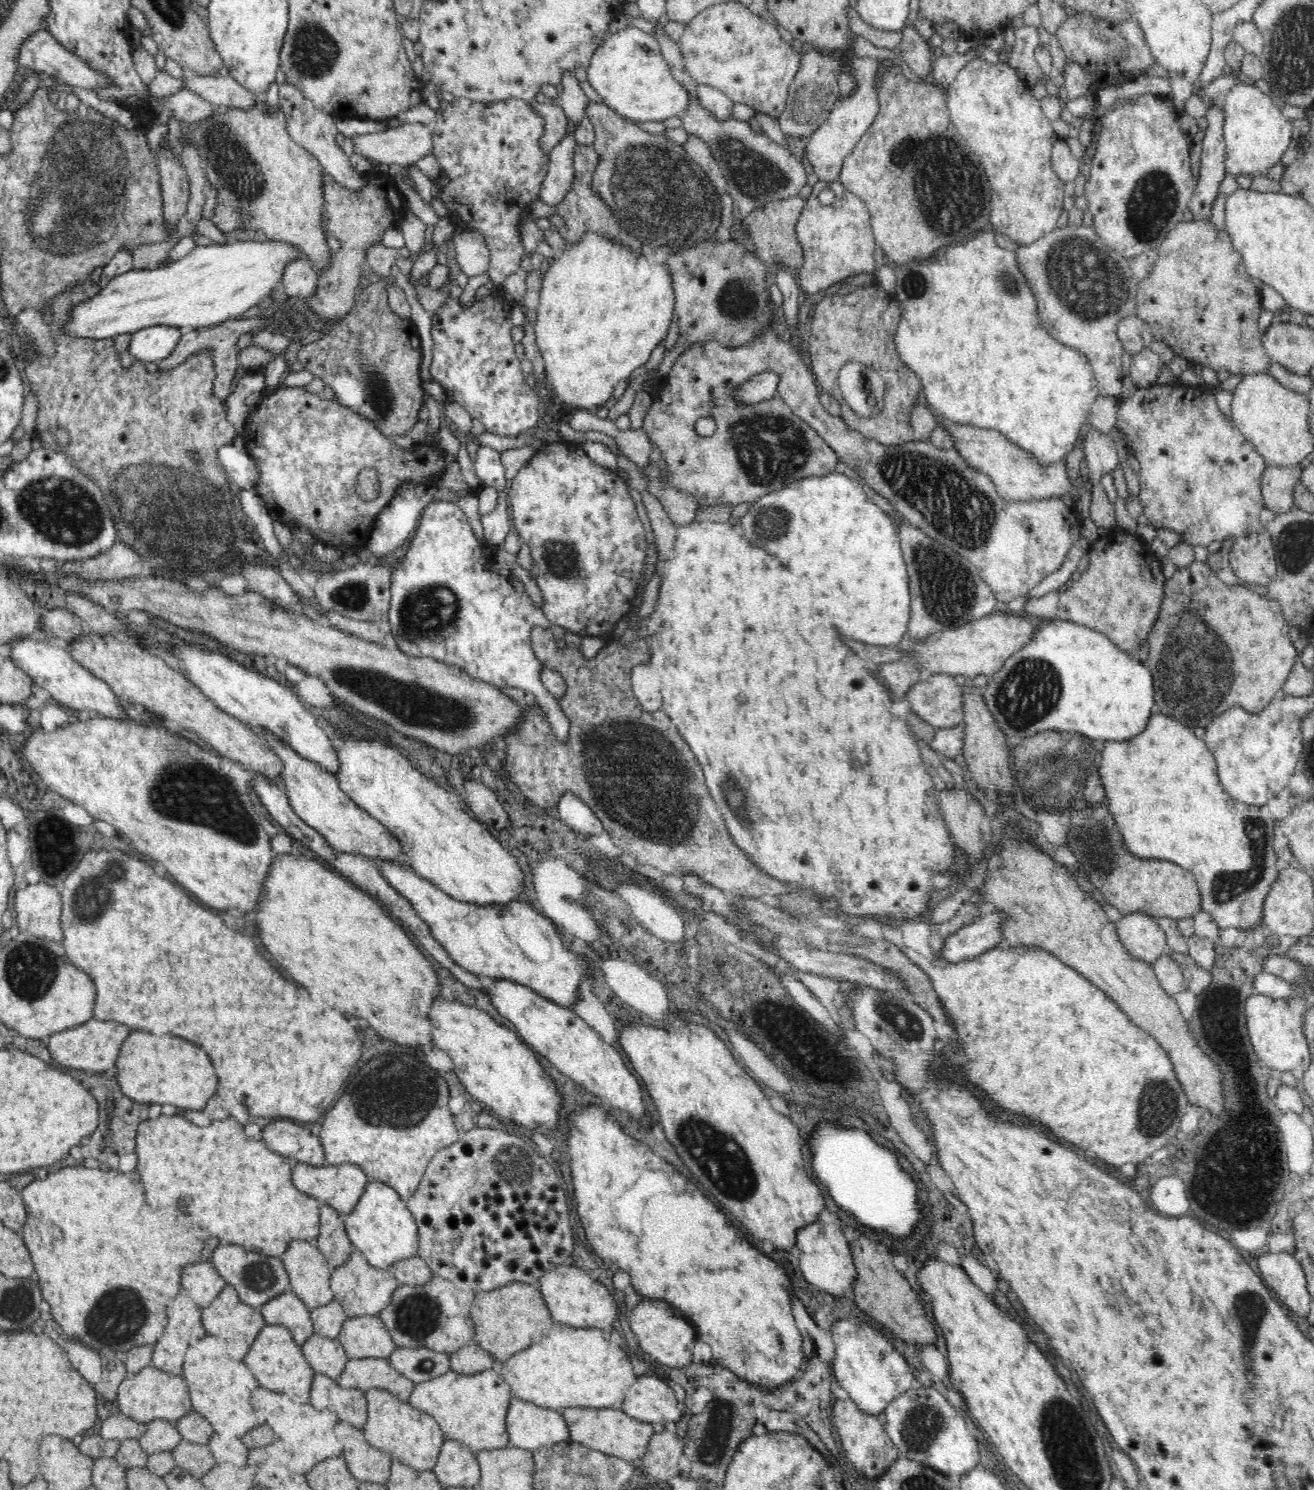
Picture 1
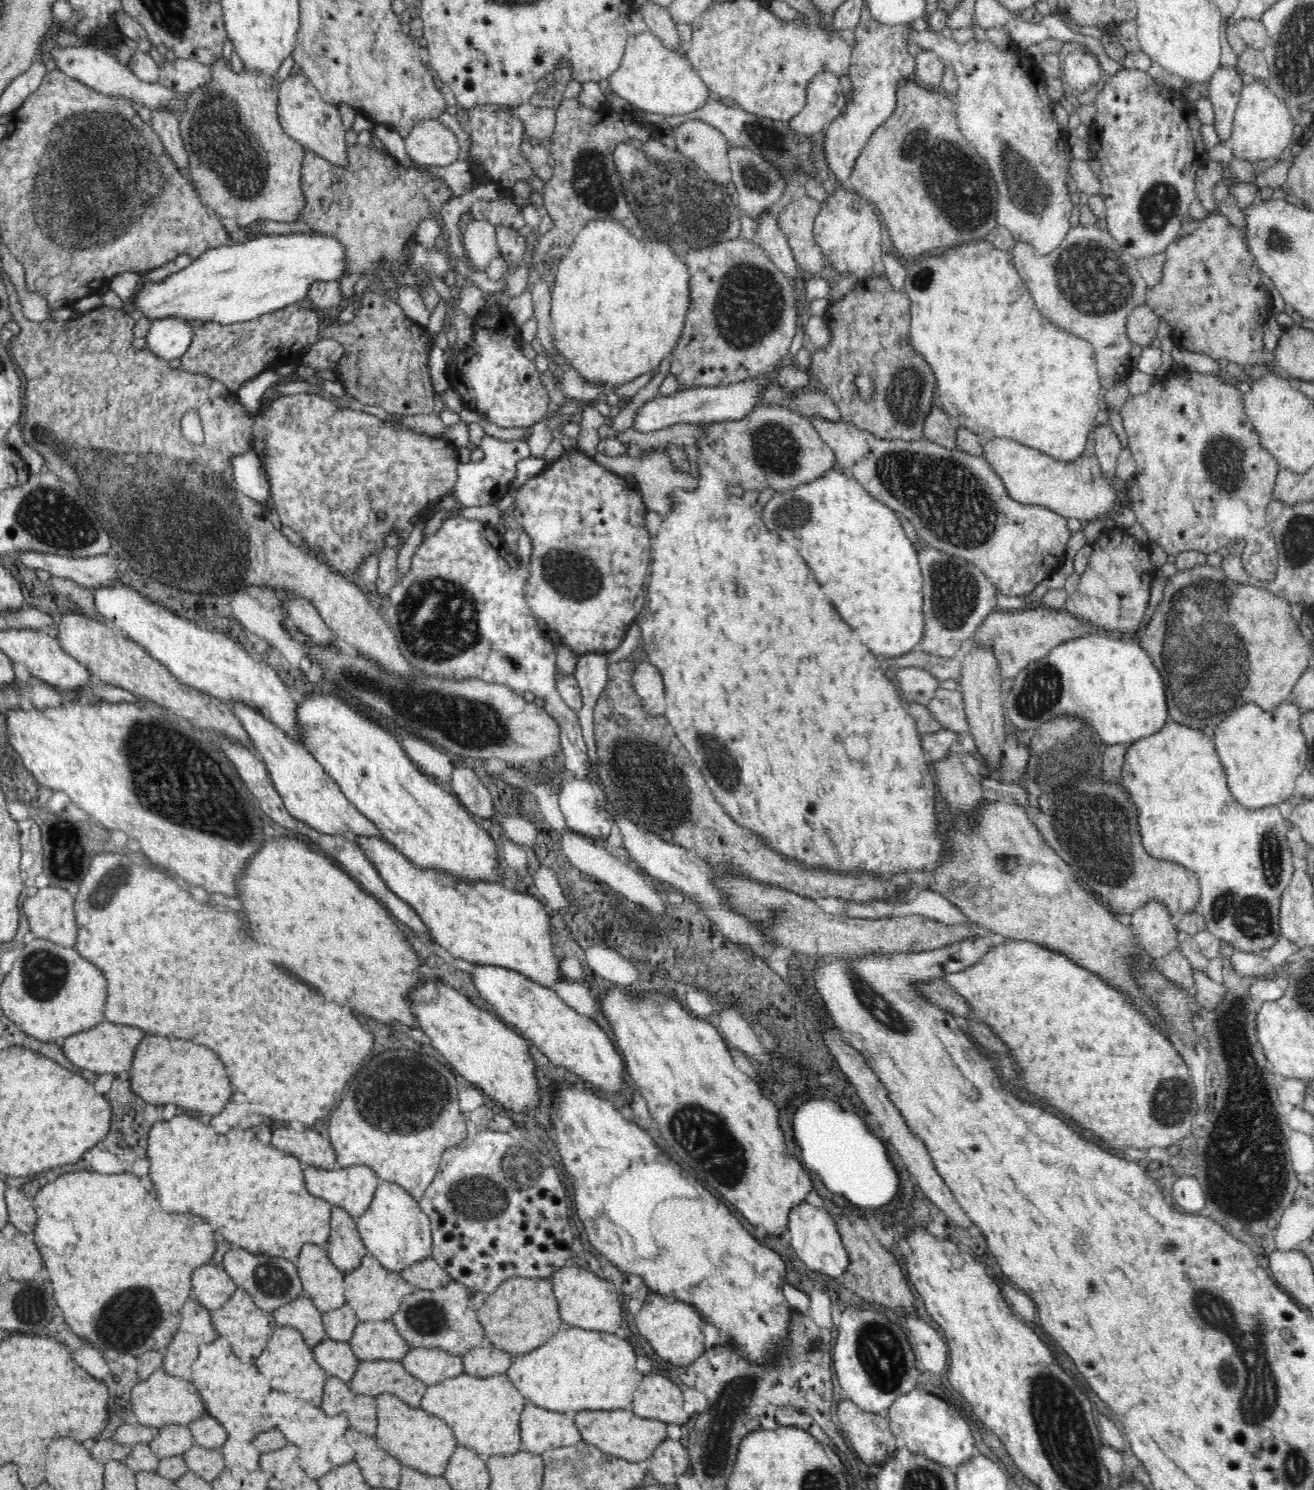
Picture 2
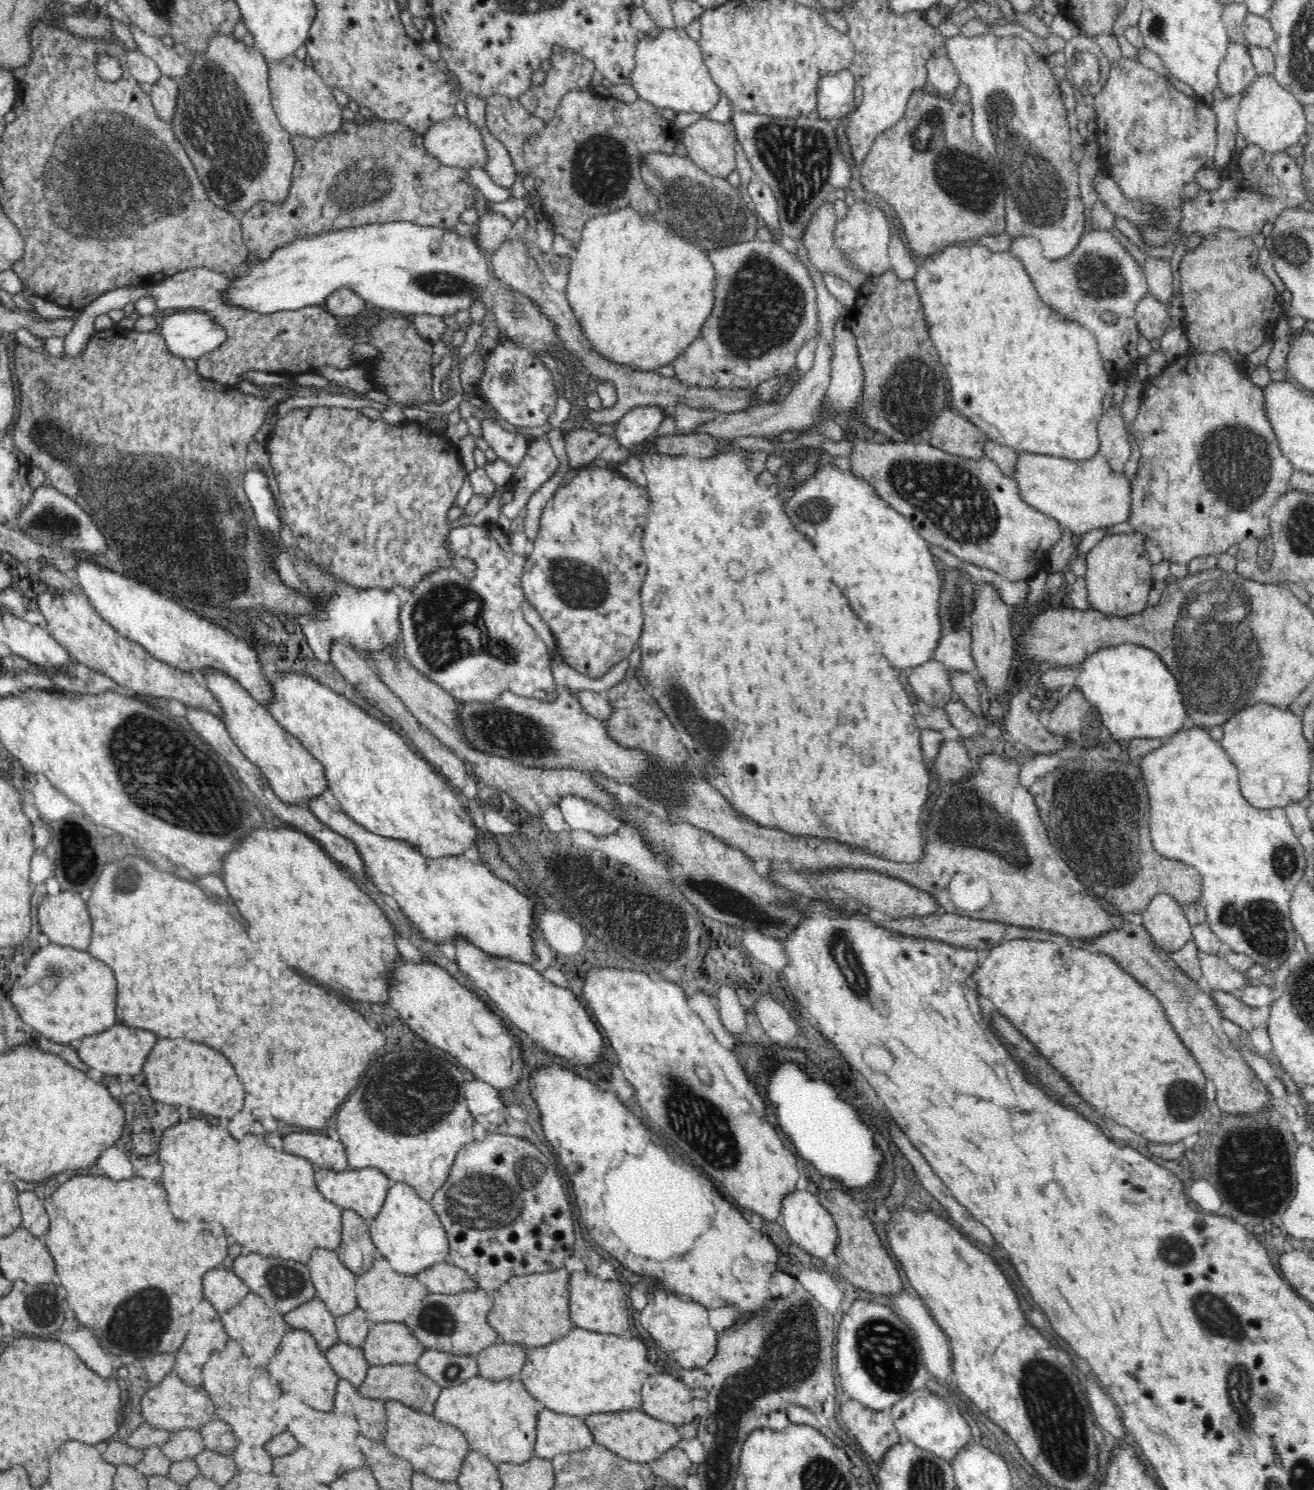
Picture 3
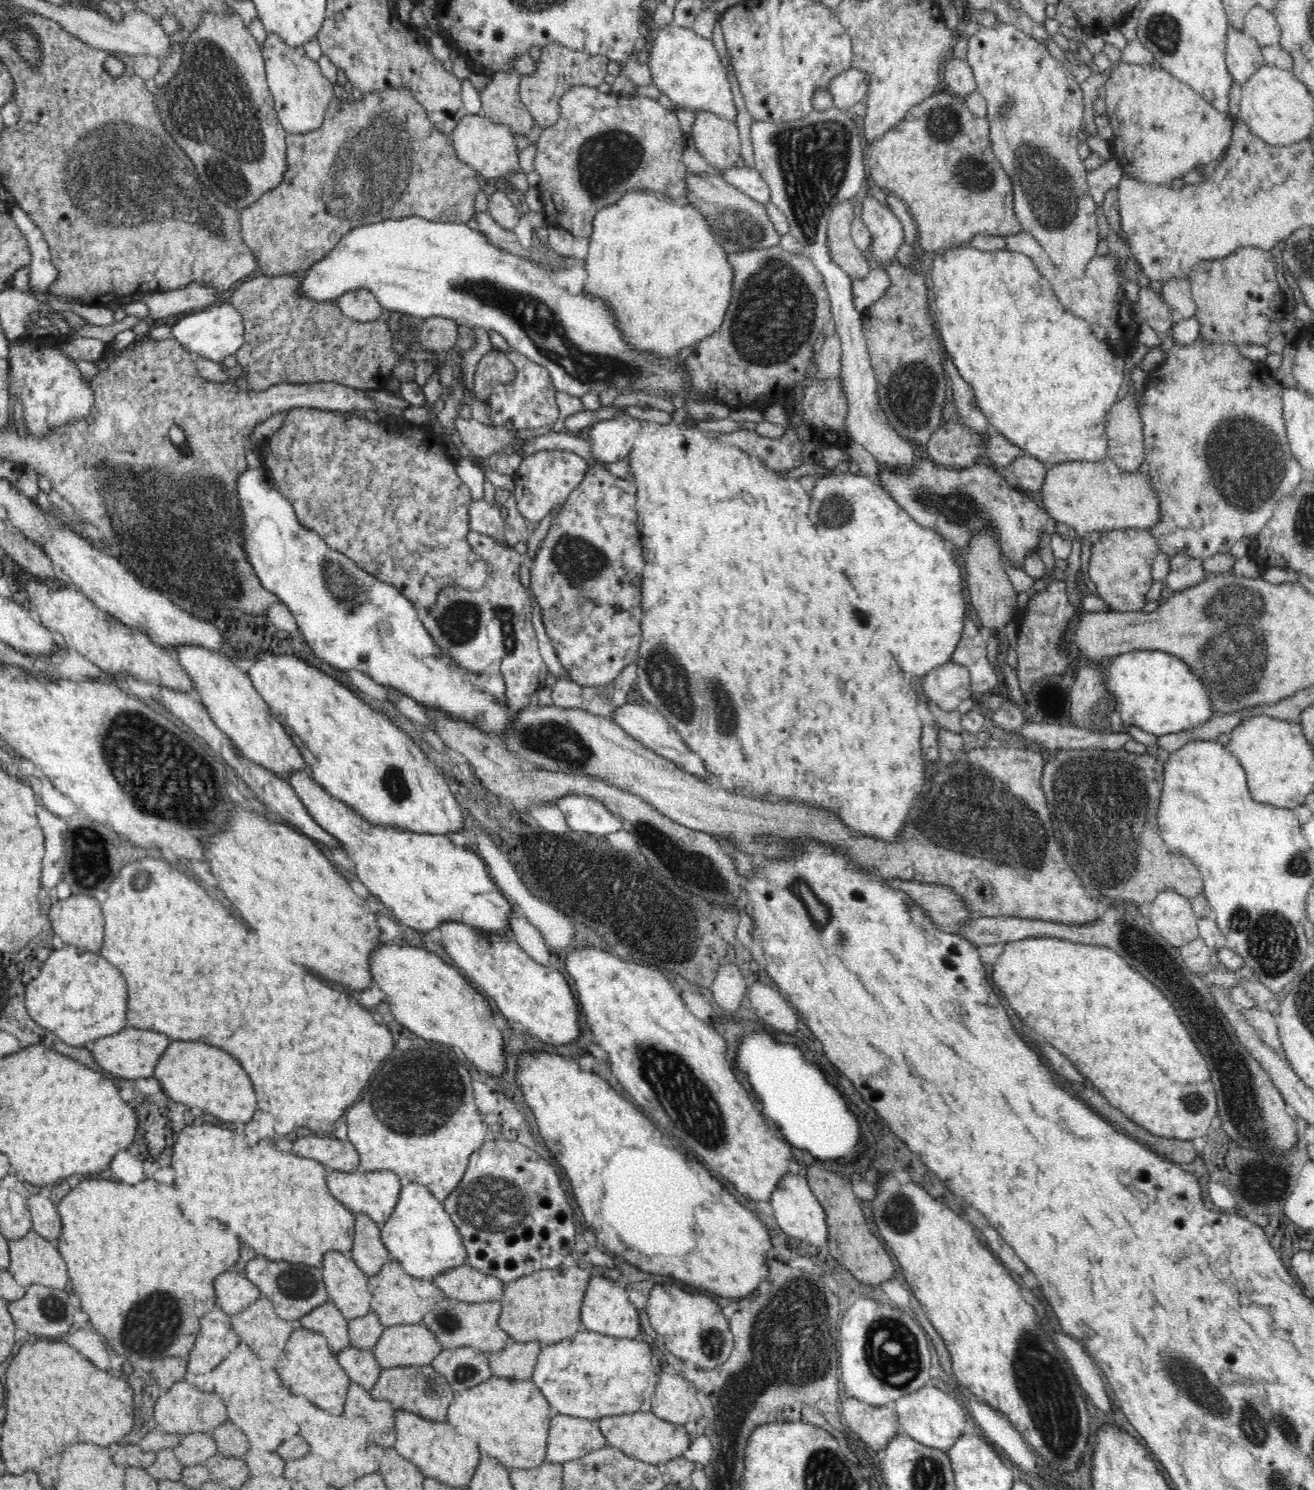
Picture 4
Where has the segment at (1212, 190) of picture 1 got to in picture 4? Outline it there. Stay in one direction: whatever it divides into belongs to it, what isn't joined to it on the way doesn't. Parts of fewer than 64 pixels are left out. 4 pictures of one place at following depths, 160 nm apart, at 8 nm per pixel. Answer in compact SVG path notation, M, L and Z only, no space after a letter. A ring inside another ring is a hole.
M1229 27L1227 32L1225 61L1232 82L1238 82L1241 85L1265 65L1261 46L1256 39L1234 27Z

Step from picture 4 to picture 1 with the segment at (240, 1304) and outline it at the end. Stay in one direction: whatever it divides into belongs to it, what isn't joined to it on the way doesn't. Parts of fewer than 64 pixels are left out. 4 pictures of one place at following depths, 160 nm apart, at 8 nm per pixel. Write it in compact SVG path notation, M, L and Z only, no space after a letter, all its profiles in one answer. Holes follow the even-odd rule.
M210 1260L186 1264L180 1276L181 1292L201 1308L206 1308L227 1285Z

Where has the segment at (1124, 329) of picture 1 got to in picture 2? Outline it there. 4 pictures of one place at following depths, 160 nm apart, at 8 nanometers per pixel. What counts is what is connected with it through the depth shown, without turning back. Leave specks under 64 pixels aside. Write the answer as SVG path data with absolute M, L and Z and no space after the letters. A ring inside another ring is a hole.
M1146 302L1140 303L1126 318L1126 333L1132 344L1148 347L1156 338L1158 324L1160 318L1154 314L1154 310L1150 309Z

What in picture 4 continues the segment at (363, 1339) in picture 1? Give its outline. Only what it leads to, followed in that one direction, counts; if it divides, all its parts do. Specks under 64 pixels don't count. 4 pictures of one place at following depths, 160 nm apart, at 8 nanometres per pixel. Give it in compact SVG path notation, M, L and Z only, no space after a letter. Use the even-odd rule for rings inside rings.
M423 1324L385 1327L372 1352L383 1369L430 1365L442 1345Z

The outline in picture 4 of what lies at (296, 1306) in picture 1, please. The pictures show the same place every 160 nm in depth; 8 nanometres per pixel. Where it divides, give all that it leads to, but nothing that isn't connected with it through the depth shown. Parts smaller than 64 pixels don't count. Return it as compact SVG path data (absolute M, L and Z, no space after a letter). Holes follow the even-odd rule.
M330 1300L300 1318L296 1325L322 1334L326 1337L330 1350L335 1353L351 1346L347 1318L344 1318L338 1307Z

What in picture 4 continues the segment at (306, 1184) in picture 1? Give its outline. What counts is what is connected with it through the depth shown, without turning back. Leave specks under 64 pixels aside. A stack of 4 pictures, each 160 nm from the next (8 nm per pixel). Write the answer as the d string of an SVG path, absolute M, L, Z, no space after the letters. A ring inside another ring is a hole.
M329 1170L326 1176L326 1185L332 1196L340 1201L353 1213L362 1213L369 1217L378 1226L387 1222L392 1210L398 1202L402 1182L392 1171L362 1171L342 1172Z

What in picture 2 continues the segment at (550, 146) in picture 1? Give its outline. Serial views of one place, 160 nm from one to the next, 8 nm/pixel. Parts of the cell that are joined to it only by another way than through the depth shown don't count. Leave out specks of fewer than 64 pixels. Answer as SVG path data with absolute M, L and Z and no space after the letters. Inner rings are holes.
M526 101L514 107L511 114L522 120L525 138L531 138L532 142L546 140L554 132L556 123L554 108L538 107Z

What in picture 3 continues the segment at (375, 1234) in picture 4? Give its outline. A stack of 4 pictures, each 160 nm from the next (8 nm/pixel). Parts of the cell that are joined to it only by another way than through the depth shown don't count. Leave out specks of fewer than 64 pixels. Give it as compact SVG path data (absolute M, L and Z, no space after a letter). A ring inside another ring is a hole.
M342 1209L342 1242L336 1251L355 1275L370 1270L378 1258L378 1249L370 1237L369 1223L356 1211Z

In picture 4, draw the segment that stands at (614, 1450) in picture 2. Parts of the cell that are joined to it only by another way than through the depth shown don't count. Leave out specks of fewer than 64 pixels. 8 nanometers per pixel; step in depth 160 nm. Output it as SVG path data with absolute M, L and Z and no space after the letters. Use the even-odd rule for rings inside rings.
M652 1410L602 1417L595 1424L606 1437L607 1444L620 1449L628 1457L636 1457L648 1465L656 1465L683 1456L690 1446L690 1436L684 1425L677 1425L656 1416Z

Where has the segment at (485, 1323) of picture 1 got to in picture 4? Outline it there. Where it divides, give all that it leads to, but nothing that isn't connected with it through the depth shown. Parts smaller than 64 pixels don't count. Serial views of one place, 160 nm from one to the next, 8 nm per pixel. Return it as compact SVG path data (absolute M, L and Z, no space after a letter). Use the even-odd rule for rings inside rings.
M580 1267L542 1269L505 1285L498 1325L519 1343L538 1341L542 1346L569 1339L586 1328L580 1322L580 1310L590 1282L590 1271Z

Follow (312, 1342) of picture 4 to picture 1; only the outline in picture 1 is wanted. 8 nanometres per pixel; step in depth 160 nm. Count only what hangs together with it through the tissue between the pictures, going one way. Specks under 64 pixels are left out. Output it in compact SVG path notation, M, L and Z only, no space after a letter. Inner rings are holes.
M264 1325L258 1332L254 1344L250 1346L248 1354L243 1361L258 1378L258 1382L274 1392L282 1392L292 1401L302 1404L310 1403L310 1390L314 1369L306 1361L302 1349L292 1337L292 1333L282 1325Z

